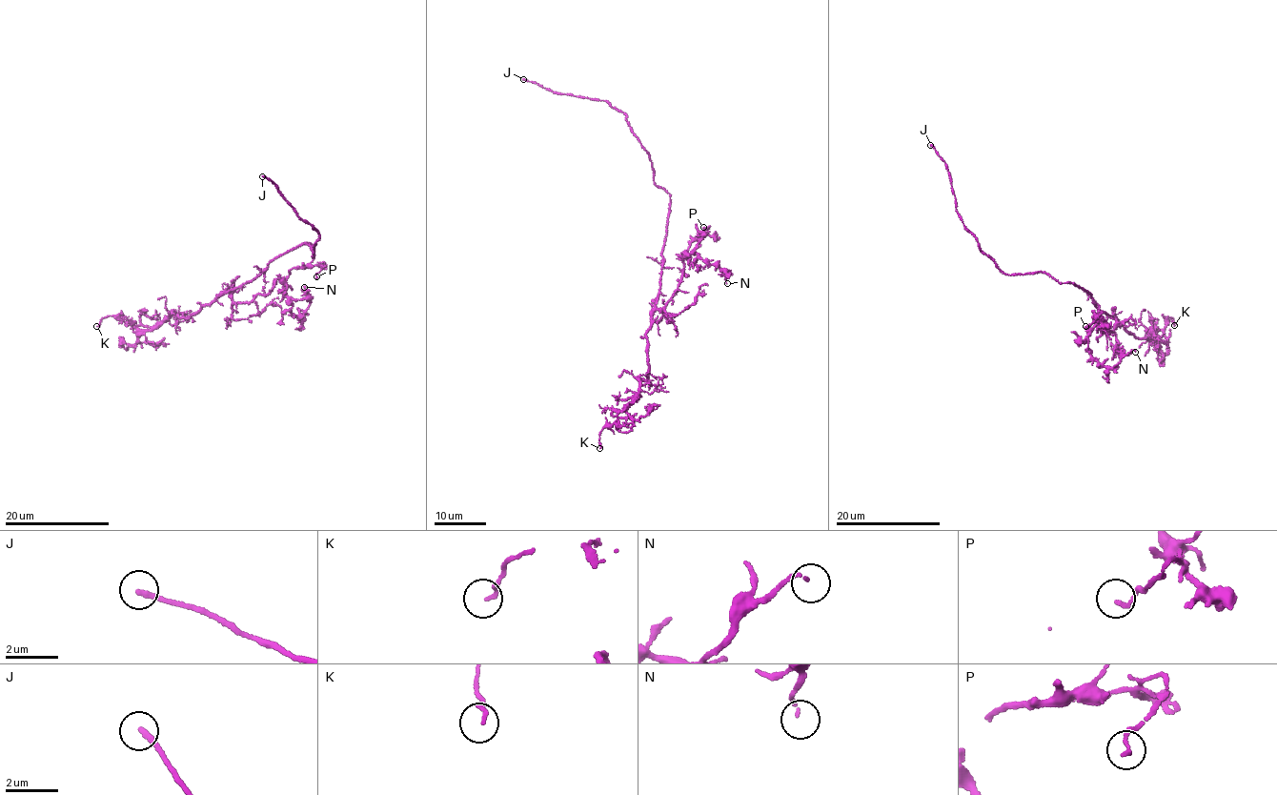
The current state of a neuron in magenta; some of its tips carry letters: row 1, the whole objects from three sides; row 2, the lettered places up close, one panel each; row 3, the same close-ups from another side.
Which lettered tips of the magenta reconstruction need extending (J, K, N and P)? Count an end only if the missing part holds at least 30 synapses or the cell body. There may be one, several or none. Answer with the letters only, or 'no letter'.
J

